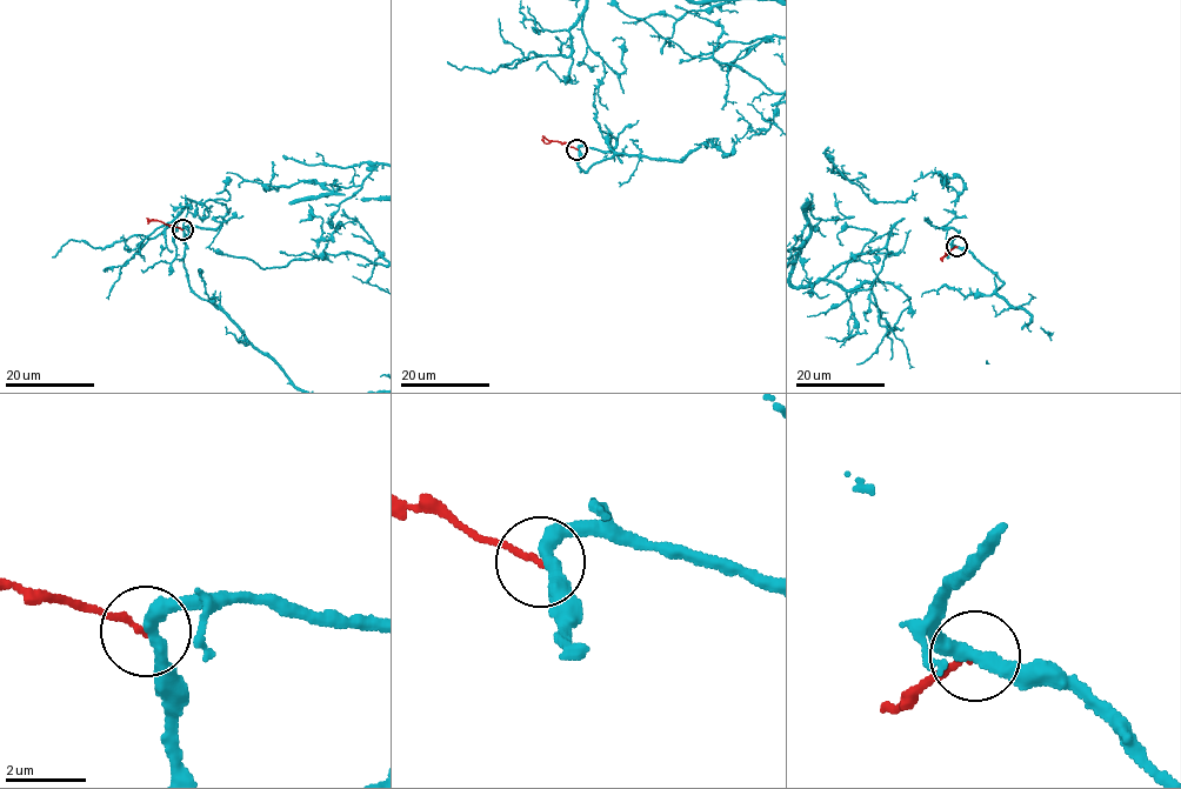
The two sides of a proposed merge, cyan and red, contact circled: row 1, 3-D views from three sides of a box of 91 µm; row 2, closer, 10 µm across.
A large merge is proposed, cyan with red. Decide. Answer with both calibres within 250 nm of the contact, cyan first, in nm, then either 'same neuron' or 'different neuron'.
calibres 340 and 140 nm; different neuron

